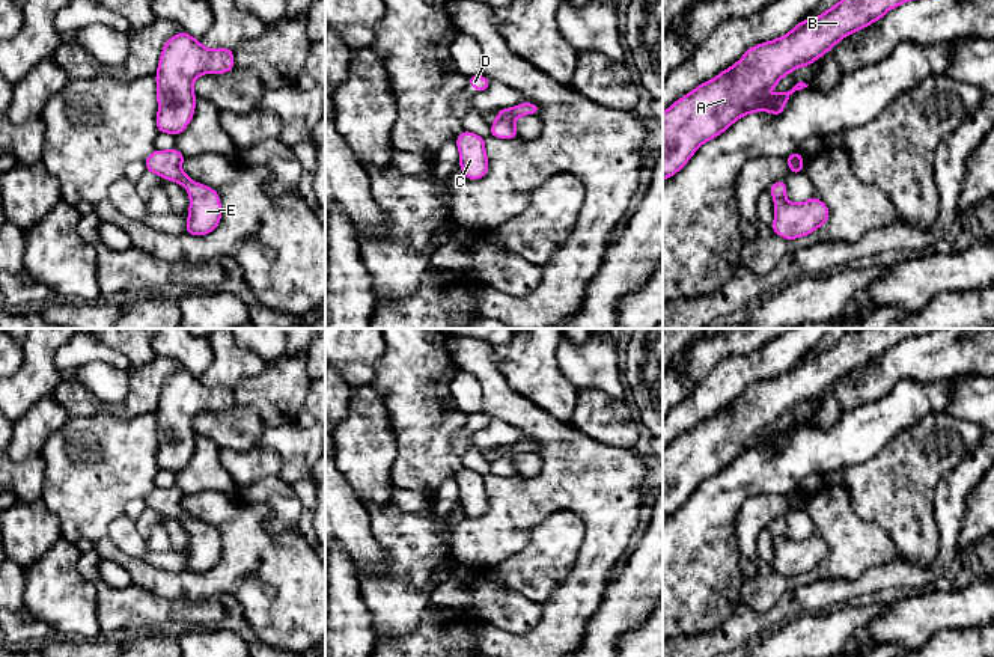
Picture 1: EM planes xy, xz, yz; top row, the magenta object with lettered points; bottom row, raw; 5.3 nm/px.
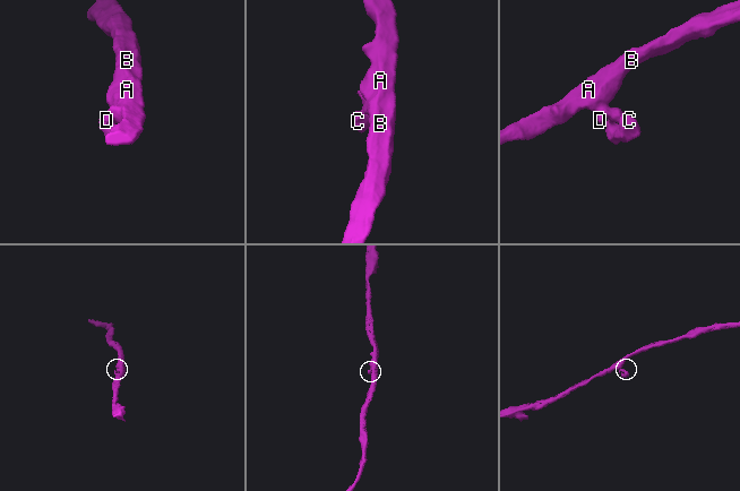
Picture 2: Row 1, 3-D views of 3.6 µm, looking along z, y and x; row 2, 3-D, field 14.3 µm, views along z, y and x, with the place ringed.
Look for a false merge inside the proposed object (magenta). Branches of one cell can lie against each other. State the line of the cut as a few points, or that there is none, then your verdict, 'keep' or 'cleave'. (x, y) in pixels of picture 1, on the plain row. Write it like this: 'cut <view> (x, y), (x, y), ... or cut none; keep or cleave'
cut none; keep

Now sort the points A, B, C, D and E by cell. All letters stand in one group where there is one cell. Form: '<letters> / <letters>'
A B C D E

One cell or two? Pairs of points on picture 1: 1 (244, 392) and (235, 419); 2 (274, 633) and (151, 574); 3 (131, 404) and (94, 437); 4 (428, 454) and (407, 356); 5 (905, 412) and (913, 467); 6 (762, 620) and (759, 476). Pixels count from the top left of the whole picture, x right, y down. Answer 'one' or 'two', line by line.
1: two
2: one
3: two
4: one
5: two
6: two

